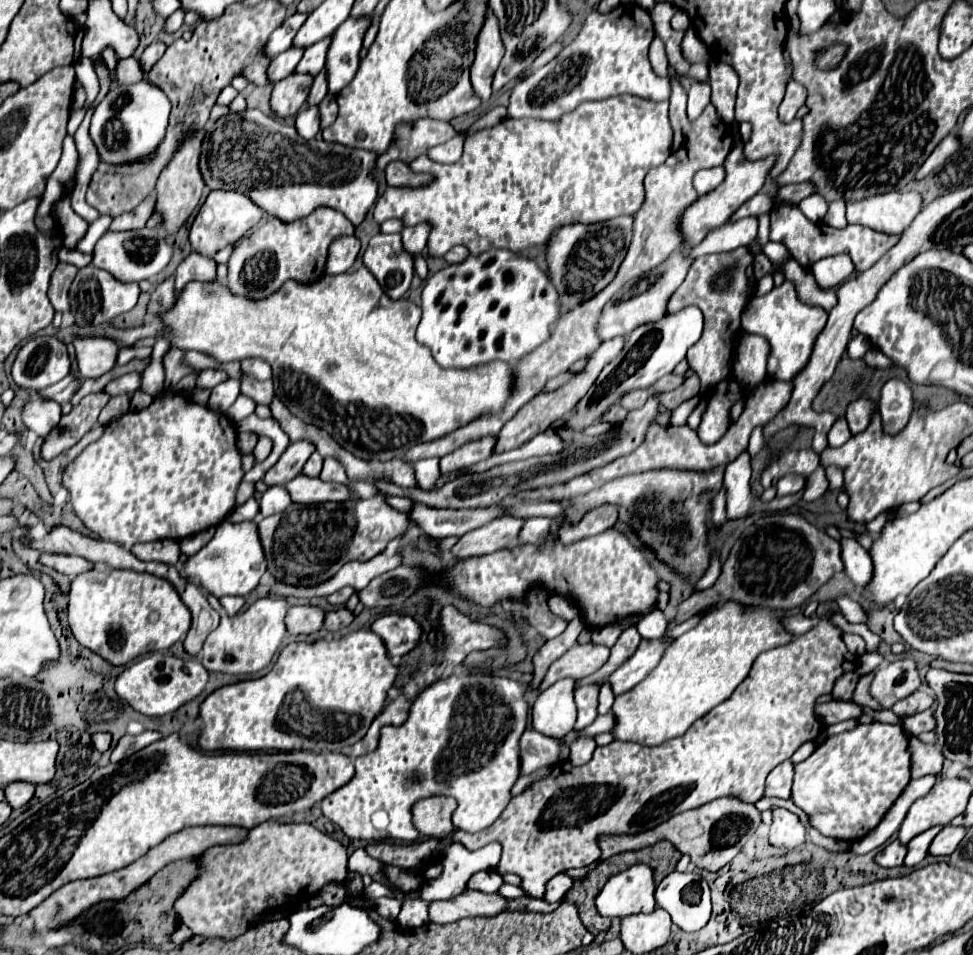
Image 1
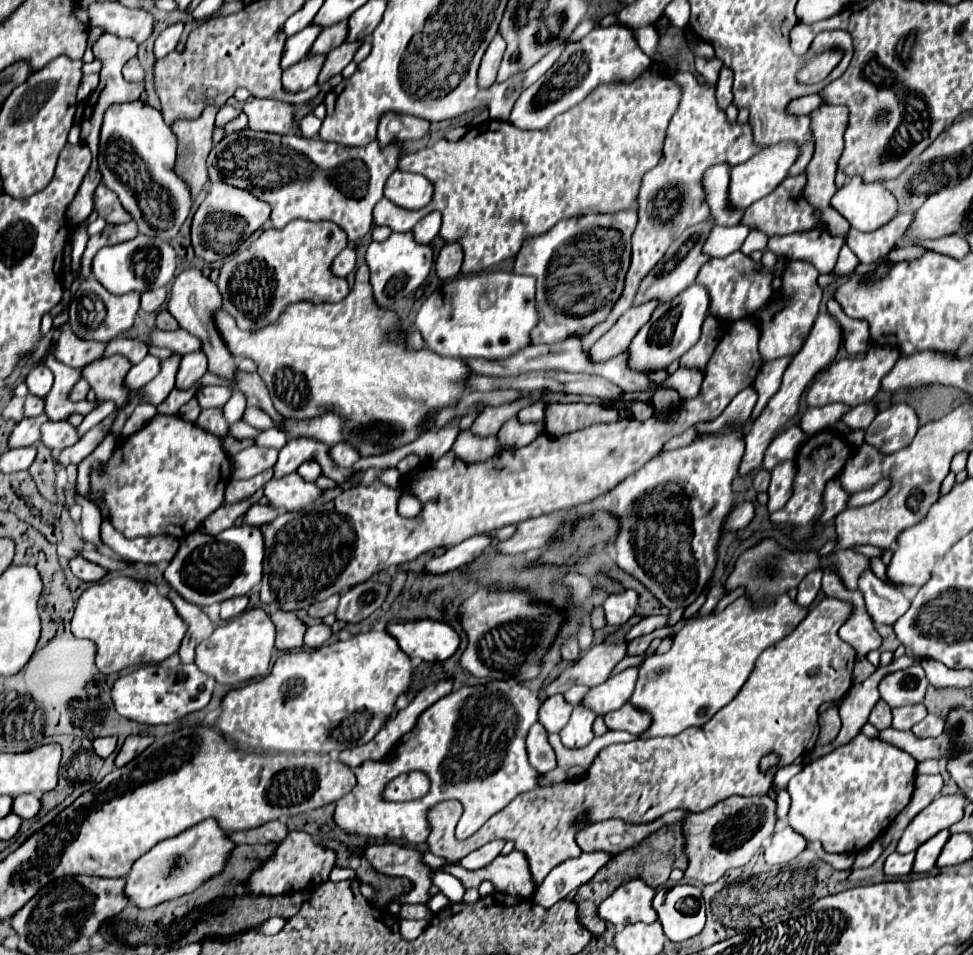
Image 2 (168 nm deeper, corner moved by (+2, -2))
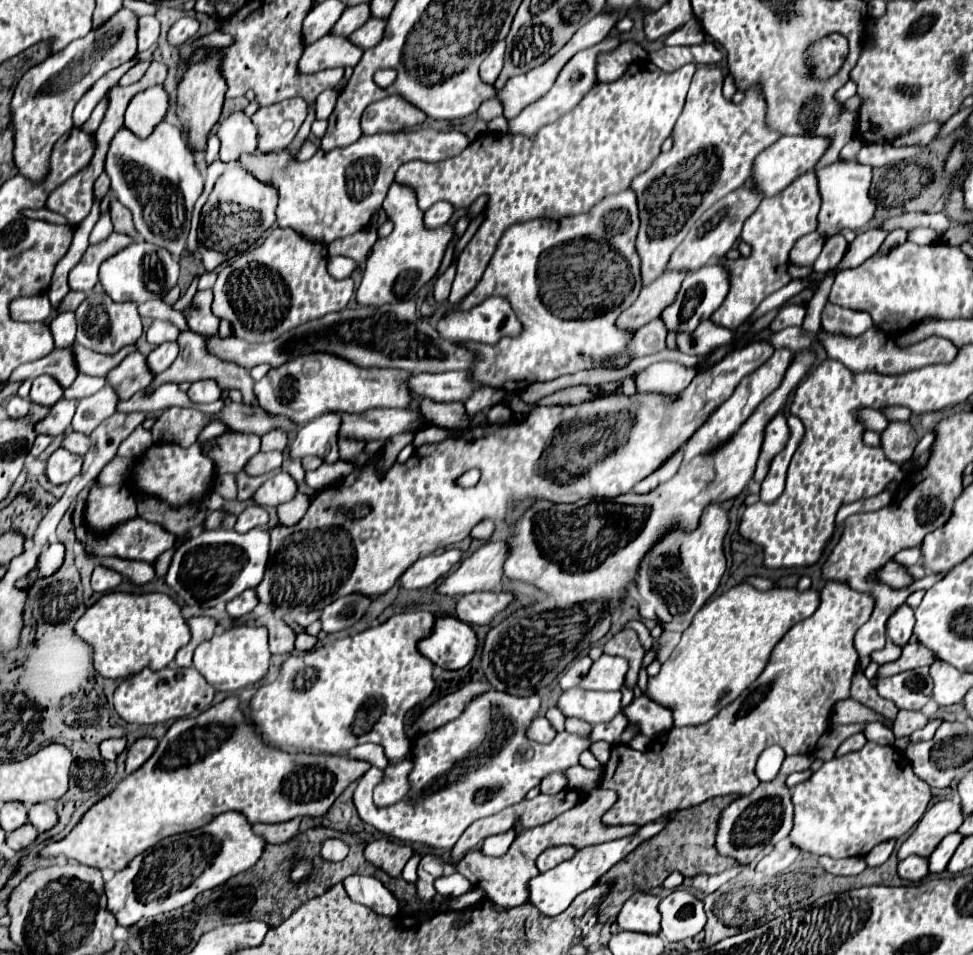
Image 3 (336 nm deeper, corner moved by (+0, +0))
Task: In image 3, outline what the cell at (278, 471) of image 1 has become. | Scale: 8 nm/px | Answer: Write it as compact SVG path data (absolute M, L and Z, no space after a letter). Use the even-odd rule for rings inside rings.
M325 413L311 423L303 425L297 431L297 437L291 445L291 457L307 457L317 455L325 463L335 463L339 459L337 453L337 427L339 427L337 413Z

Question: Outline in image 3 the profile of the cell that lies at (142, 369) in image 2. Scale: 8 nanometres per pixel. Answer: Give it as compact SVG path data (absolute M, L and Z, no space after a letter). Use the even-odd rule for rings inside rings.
M167 341L167 343L161 343L155 351L149 353L147 357L147 363L149 363L149 369L153 373L161 373L165 371L173 361L175 357L179 355L179 345L177 341Z

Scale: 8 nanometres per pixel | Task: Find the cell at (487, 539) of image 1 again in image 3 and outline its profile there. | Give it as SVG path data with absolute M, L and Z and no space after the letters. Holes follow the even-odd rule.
M459 549L421 557L399 577L399 585L403 589L425 589L433 585L437 579L445 577L459 561L461 561Z

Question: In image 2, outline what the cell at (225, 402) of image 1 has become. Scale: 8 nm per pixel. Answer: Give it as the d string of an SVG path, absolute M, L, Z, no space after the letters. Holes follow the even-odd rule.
M203 387L197 393L199 405L201 409L213 409L213 407L223 407L231 397L231 389L229 387Z

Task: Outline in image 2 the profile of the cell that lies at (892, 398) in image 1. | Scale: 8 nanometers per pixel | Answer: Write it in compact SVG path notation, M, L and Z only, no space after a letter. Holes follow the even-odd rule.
M893 403L879 411L879 417L867 427L865 441L881 453L895 453L907 447L919 429L917 415L907 403Z

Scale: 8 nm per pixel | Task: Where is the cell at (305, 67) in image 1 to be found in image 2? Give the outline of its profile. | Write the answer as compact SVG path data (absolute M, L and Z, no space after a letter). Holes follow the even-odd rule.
M341 21L337 25L325 27L319 33L317 41L313 43L309 55L327 55L327 53L331 53L331 49L339 47L345 41L345 37L347 37L347 21Z

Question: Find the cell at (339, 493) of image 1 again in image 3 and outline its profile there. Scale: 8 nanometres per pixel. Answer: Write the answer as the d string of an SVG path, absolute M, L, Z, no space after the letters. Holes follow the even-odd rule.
M277 473L271 479L267 479L253 495L253 501L261 507L277 507L281 503L287 503L295 497L297 487L295 481L287 473Z

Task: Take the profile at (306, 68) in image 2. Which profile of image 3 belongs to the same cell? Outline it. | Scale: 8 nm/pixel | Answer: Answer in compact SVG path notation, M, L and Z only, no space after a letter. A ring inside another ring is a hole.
M329 33L305 47L303 57L299 61L299 71L317 73L331 67L347 67L347 65L355 67L361 55L363 55L363 49L353 45L349 37L339 37Z

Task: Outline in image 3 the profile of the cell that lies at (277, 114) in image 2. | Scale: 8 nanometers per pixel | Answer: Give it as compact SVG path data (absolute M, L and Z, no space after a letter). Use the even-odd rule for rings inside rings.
M289 99L271 107L261 107L253 115L259 129L259 153L277 153L289 147L307 117L305 99Z

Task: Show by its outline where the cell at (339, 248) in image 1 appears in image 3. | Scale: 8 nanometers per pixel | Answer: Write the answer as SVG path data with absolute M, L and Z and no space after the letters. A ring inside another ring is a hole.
M331 257L331 259L327 261L327 271L329 271L329 275L335 277L335 279L345 279L345 277L349 277L355 269L357 269L357 263L355 263L353 259L349 259L349 257Z

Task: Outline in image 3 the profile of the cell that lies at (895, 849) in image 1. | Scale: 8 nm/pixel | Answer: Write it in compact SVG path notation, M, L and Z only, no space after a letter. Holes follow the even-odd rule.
M907 857L899 863L899 875L909 881L921 881L929 875L929 863L921 857Z

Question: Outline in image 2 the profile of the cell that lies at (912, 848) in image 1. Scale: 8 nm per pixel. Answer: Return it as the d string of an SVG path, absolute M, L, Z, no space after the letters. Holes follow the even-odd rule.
M939 831L939 835L931 837L931 841L925 841L923 845L919 845L919 849L915 851L915 865L913 865L913 873L927 873L935 867L935 861L943 849L943 845L947 843L947 839L951 837L951 833Z

